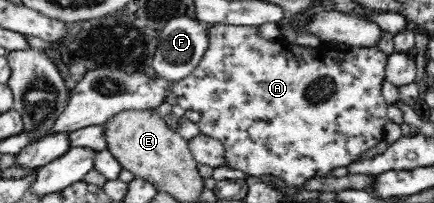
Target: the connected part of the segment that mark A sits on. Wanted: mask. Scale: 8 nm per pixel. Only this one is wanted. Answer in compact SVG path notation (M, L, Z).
M214 23L206 25L210 47L206 49L204 57L196 65L194 71L188 77L174 82L172 85L172 94L176 97L177 104L185 111L199 111L201 118L197 121L200 133L209 135L214 139L220 140L225 149L225 165L234 169L244 171L248 176L255 179L268 178L282 187L304 187L307 179L313 177L324 177L335 167L344 167L356 161L368 149L376 147L378 143L384 141L384 125L387 122L386 109L389 106L382 96L381 85L385 80L385 69L388 55L382 52L378 47L362 46L351 47L344 51L336 46L330 46L330 43L320 42L312 48L296 48L283 40L266 40L258 36L256 26L226 25L225 23Z

